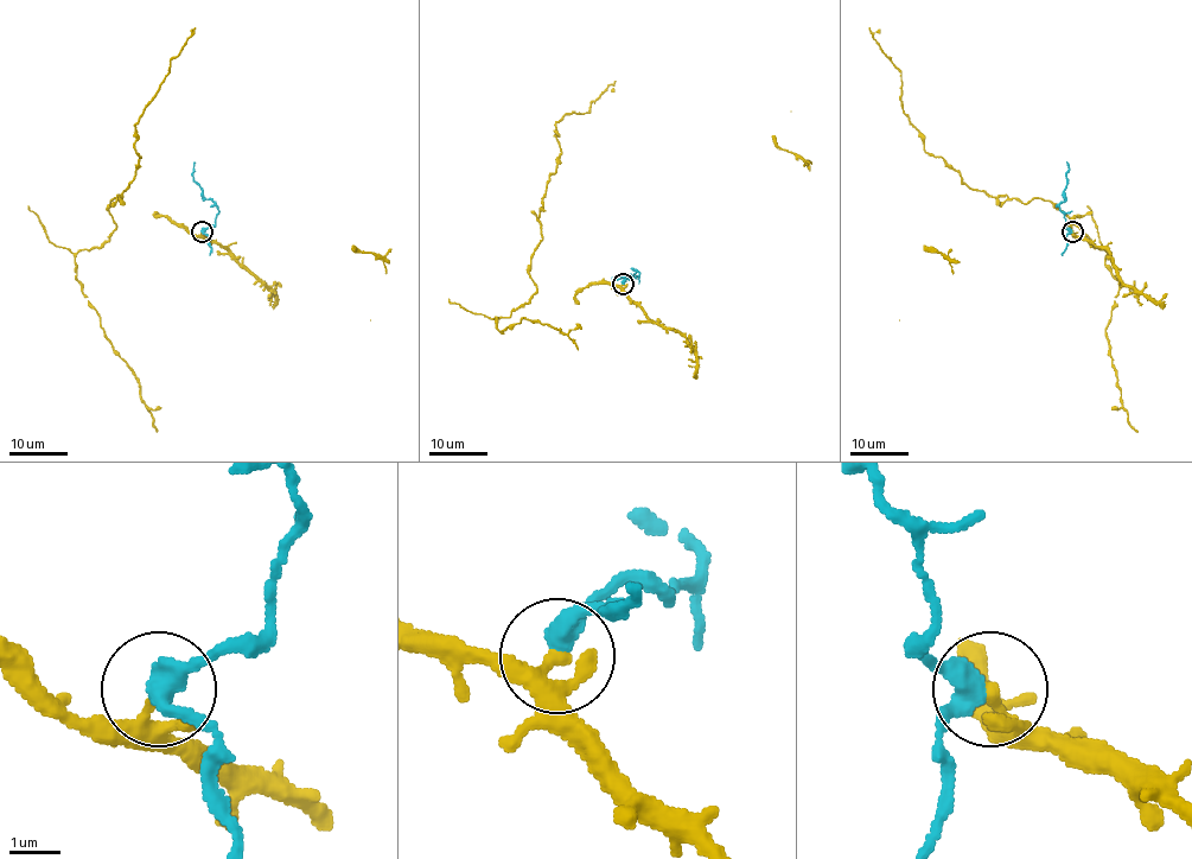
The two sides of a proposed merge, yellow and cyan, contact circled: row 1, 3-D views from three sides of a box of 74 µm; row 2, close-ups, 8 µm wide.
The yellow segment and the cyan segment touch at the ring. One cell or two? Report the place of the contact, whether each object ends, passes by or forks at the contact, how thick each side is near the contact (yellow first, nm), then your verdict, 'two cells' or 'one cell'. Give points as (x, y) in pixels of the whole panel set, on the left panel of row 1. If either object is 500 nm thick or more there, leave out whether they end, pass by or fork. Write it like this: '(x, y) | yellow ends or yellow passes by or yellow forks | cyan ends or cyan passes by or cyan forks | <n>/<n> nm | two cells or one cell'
(202, 231) | yellow ends | cyan passes by | 280/380 nm | two cells

